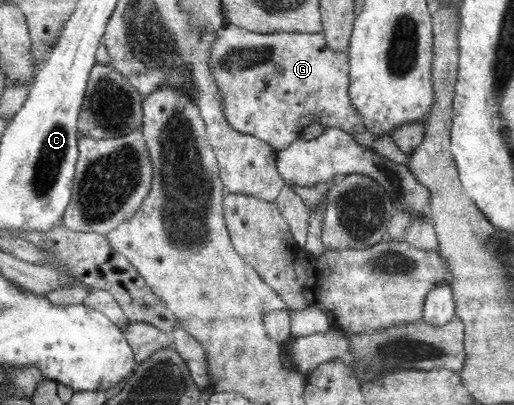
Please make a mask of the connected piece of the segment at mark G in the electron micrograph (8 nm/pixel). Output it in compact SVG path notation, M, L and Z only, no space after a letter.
M226 23L215 35L209 52L210 70L223 96L223 112L234 130L267 142L275 151L290 146L299 137L302 128L314 122L322 124L324 128L336 126L349 133L366 131L362 117L349 97L348 53L336 52L327 46L323 32L258 34Z

